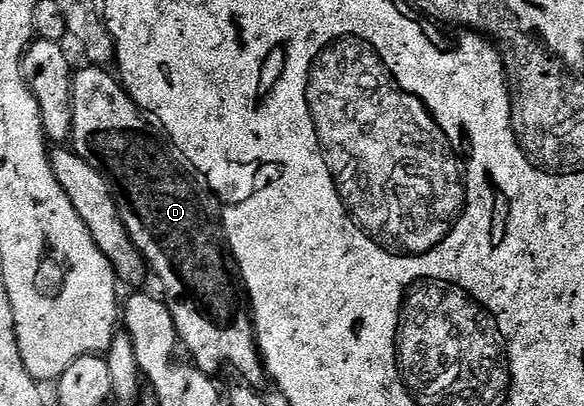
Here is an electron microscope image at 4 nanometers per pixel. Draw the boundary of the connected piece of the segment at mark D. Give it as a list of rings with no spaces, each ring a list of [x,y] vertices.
[[[89,64],[83,67],[83,70],[75,69],[72,74],[74,95],[70,142],[73,152],[98,170],[116,195],[119,215],[126,226],[127,235],[145,258],[153,277],[155,274],[162,281],[161,293],[170,309],[181,345],[184,350],[186,346],[187,352],[194,357],[191,358],[193,365],[203,374],[211,376],[218,376],[227,366],[242,377],[239,379],[245,385],[260,387],[262,381],[267,381],[268,375],[262,356],[258,353],[258,339],[254,333],[250,299],[246,296],[246,287],[236,277],[228,261],[228,254],[215,219],[213,222],[206,215],[206,206],[198,195],[198,186],[190,179],[191,171],[181,154],[159,133],[155,123],[130,99],[121,81],[113,73],[109,74],[109,69]]]

